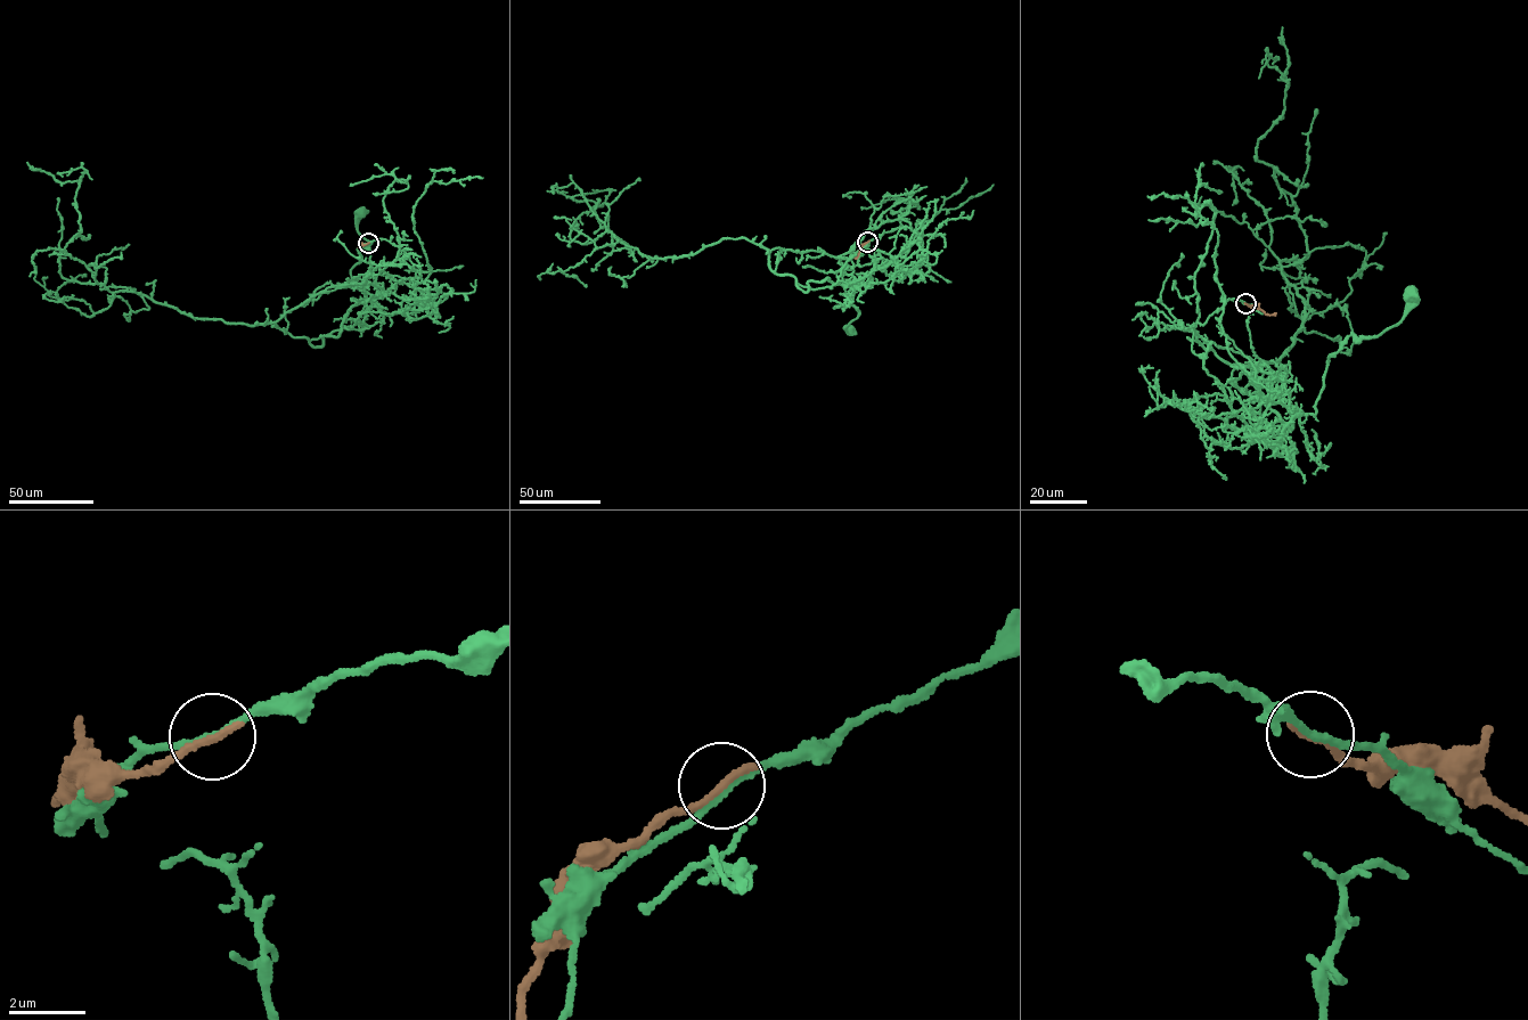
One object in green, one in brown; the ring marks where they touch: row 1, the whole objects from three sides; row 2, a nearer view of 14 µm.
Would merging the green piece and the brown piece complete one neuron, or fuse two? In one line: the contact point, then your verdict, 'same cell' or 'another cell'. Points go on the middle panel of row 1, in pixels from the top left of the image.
at (867, 242); another cell

